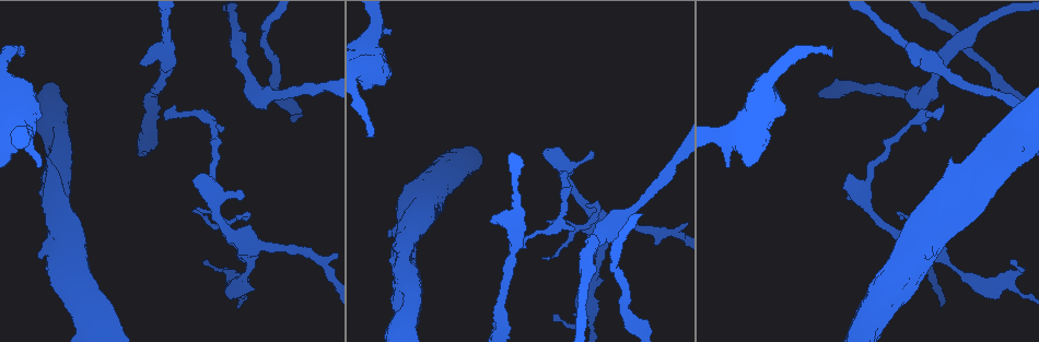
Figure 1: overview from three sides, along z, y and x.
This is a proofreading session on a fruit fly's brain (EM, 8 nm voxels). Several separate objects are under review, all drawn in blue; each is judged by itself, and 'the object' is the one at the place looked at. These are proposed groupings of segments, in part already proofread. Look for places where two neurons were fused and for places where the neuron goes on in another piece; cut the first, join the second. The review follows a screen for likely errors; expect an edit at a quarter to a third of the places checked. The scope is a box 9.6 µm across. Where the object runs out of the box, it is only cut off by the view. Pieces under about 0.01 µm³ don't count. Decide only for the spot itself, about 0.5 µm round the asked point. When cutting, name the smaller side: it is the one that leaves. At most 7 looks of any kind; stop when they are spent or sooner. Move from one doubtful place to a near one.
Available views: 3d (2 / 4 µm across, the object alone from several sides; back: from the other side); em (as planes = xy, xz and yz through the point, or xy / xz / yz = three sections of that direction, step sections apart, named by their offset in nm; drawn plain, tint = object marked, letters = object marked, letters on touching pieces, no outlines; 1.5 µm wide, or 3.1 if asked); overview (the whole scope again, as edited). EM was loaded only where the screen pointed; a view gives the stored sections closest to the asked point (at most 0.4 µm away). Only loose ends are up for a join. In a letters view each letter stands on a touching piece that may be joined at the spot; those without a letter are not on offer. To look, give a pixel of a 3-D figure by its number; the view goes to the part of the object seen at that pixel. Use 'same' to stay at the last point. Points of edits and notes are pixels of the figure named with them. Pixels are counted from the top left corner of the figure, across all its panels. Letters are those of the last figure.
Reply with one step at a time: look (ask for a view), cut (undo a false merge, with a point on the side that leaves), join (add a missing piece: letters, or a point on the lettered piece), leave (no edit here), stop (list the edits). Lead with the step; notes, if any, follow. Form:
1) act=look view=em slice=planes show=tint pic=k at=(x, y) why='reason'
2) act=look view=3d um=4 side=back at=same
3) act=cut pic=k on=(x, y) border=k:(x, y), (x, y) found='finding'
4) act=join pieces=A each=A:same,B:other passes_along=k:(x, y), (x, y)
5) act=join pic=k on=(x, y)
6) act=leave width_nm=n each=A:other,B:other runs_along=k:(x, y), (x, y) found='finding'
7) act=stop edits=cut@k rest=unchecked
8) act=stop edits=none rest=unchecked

act=look view=em slice=xy step=8 show=letters pic=1 at=(192, 211) why='free end'

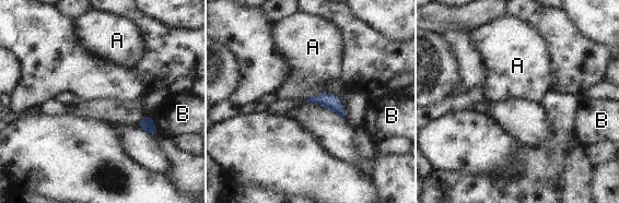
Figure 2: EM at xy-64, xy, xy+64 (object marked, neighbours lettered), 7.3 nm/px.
act=leave longest_contact=B:150nm each=A:other,B:other border=2:(319, 93), (313, 94), (305, 99) found='no lettered piece goes on from it'

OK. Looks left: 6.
act=look view=em slice=planes show=letters pic=1 at=(847, 196)

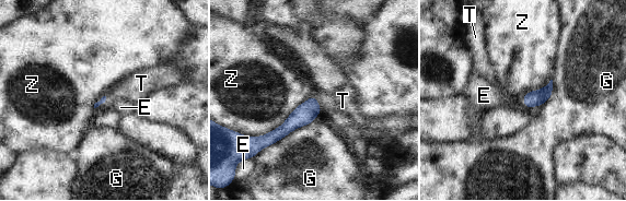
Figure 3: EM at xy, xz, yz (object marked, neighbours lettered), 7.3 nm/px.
act=join pieces=T each=E:other,G:other,T:same,Z:other passes_along=3:(305, 113), (317, 104), (343, 101) found='it goes on there'

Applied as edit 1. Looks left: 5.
act=look view=em slice=xz step=4 show=tint pic=1 at=(390, 231) why='thick end'

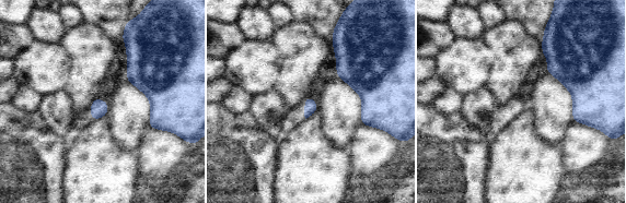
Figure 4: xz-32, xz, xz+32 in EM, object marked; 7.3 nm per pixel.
act=look view=em slice=yz step=8 show=letters at=same

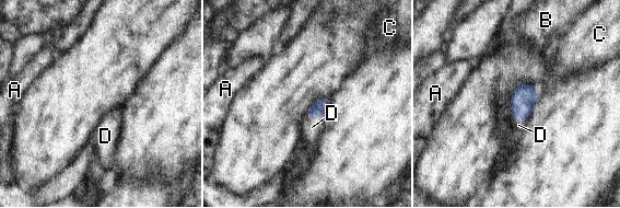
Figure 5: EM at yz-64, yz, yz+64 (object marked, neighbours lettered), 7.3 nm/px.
act=join pieces=D each=A:other,B:other,C:other,D:same passes_along=5:(320, 105), (314, 117), (312, 127) found='the neuron continues'

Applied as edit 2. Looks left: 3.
act=stop edits=join@3,join@5 rest=unchecked

